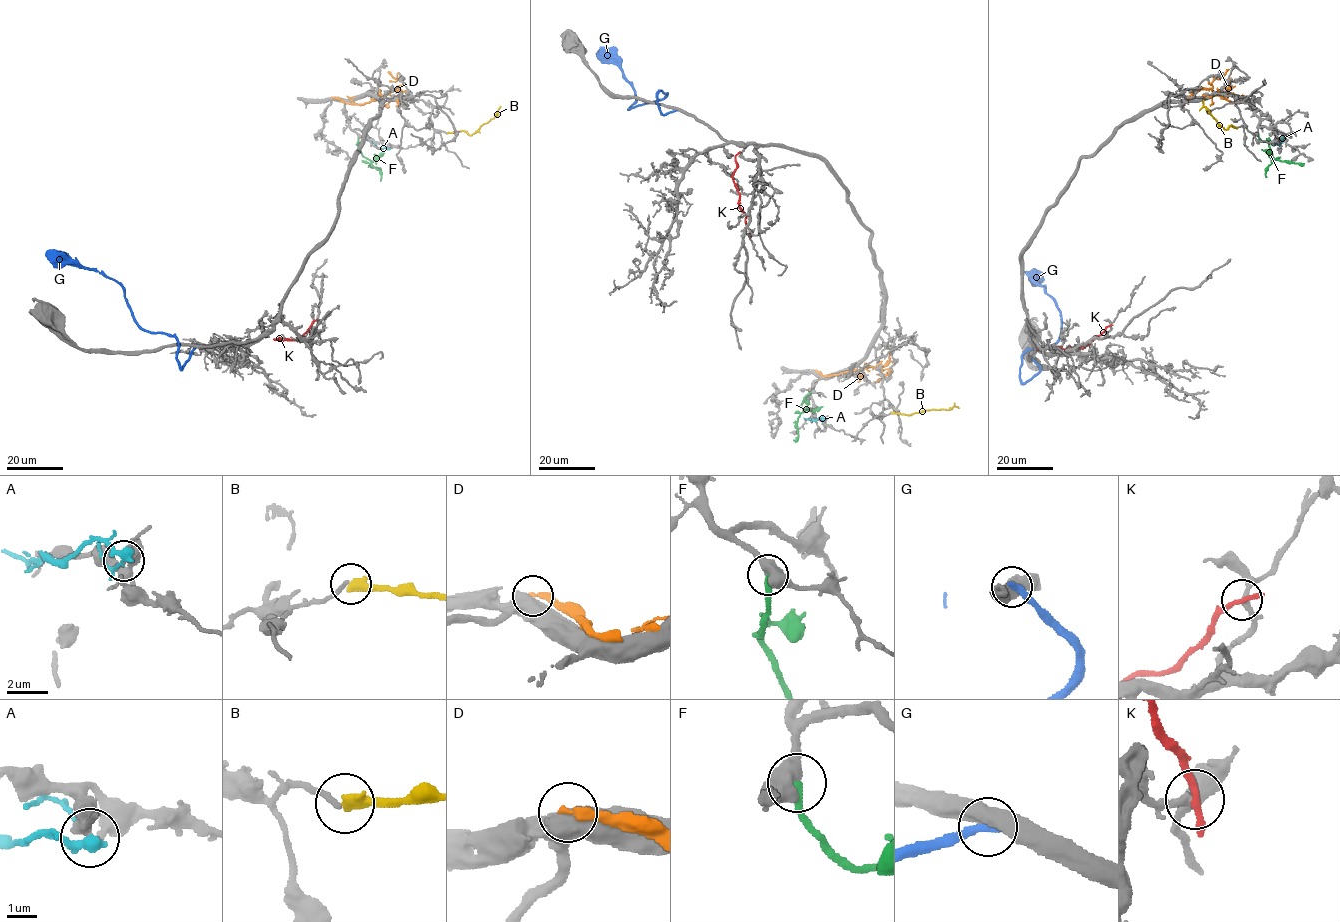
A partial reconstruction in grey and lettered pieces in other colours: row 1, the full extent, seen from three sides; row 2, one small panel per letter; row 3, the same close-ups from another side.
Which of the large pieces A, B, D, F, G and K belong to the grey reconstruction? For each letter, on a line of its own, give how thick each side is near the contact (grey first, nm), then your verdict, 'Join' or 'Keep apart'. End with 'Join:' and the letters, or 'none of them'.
A: Thickness 320 nm (grey) against 320 nm. Keep apart
B: Thickness 180 nm (grey) against 440 nm. Keep apart
D: Thickness 500 nm (grey) against 280 nm. Keep apart
F: Thickness 500 nm (grey) against 280 nm. Join
G: Thickness 600 nm (grey) against 340 nm. Keep apart
K: Thickness 260 nm (grey) against 300 nm. Keep apart
Join: F

